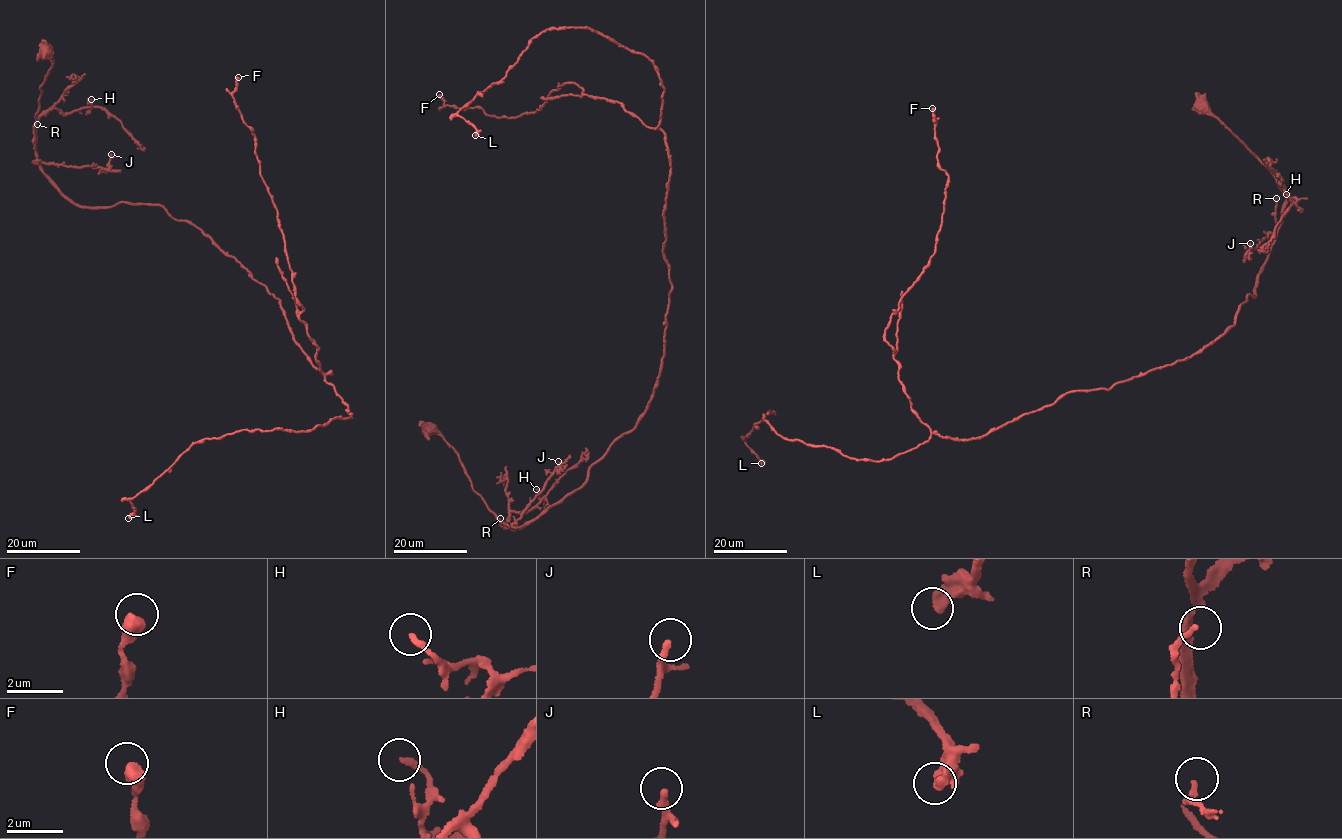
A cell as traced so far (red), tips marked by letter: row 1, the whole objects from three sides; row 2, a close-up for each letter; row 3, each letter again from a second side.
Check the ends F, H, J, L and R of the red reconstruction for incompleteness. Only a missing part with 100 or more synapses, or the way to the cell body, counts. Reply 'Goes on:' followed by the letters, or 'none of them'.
Goes on: none of them

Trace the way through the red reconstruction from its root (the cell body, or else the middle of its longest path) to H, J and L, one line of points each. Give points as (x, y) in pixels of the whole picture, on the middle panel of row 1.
H: (427, 429), (452, 448), (474, 490), (503, 527), (510, 512), (528, 512), (545, 498), (539, 498), (536, 489)
J: (427, 429), (452, 448), (474, 490), (506, 529), (515, 530), (516, 520), (560, 466), (558, 461)
L: (427, 429), (514, 531), (581, 487), (662, 367), (654, 64), (546, 29), (459, 109), (475, 135)

